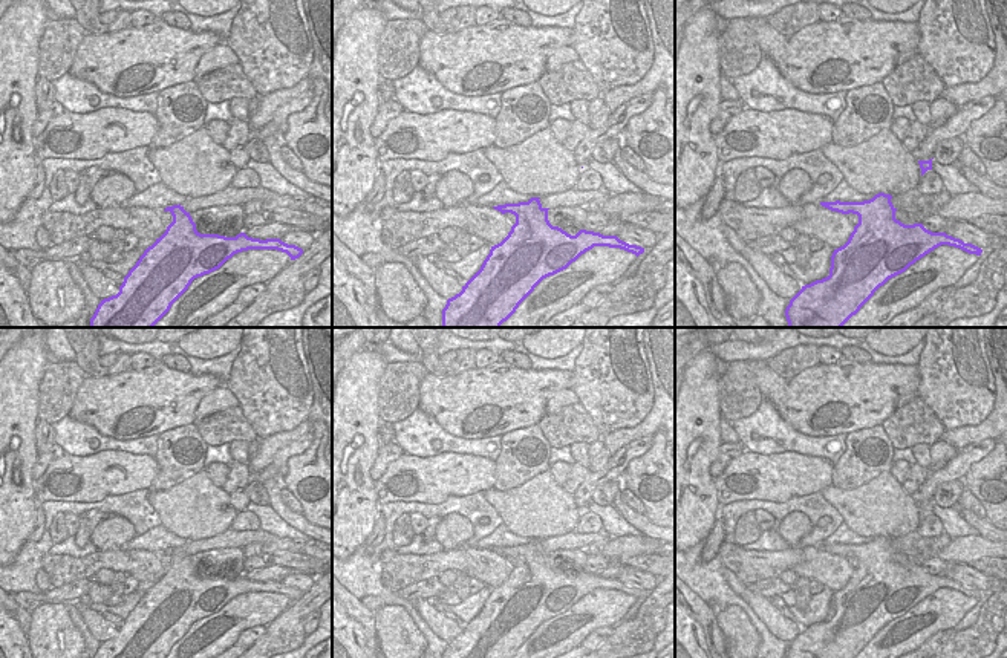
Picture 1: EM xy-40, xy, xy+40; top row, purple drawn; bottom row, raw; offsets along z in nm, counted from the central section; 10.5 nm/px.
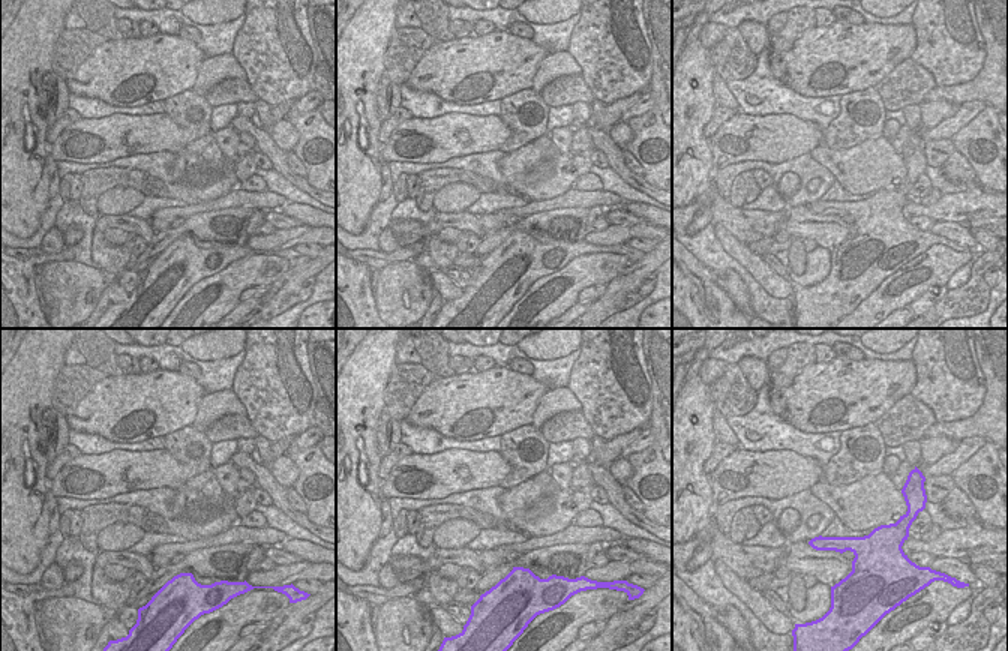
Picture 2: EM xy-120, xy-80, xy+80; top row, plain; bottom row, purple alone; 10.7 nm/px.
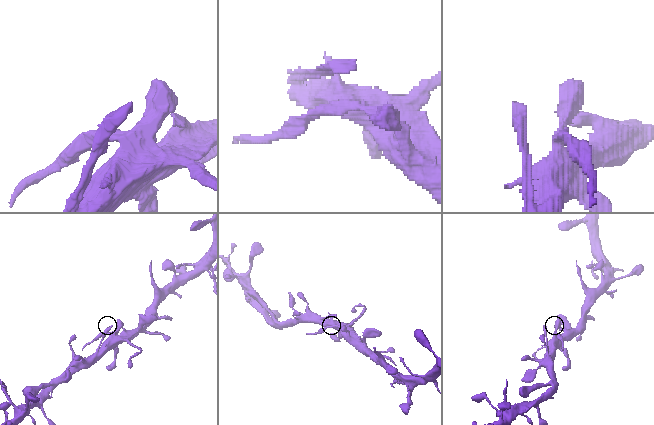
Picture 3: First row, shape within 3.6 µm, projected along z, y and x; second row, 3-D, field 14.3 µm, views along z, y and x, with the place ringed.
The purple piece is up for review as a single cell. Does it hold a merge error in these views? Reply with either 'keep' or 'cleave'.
cleave

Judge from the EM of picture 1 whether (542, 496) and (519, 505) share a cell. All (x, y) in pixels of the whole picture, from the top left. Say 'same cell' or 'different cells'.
same cell

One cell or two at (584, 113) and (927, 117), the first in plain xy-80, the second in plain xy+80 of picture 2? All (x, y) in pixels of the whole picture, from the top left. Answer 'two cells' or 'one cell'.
two cells

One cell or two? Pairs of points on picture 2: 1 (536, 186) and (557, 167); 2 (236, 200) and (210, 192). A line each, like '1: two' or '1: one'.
1: one
2: two

